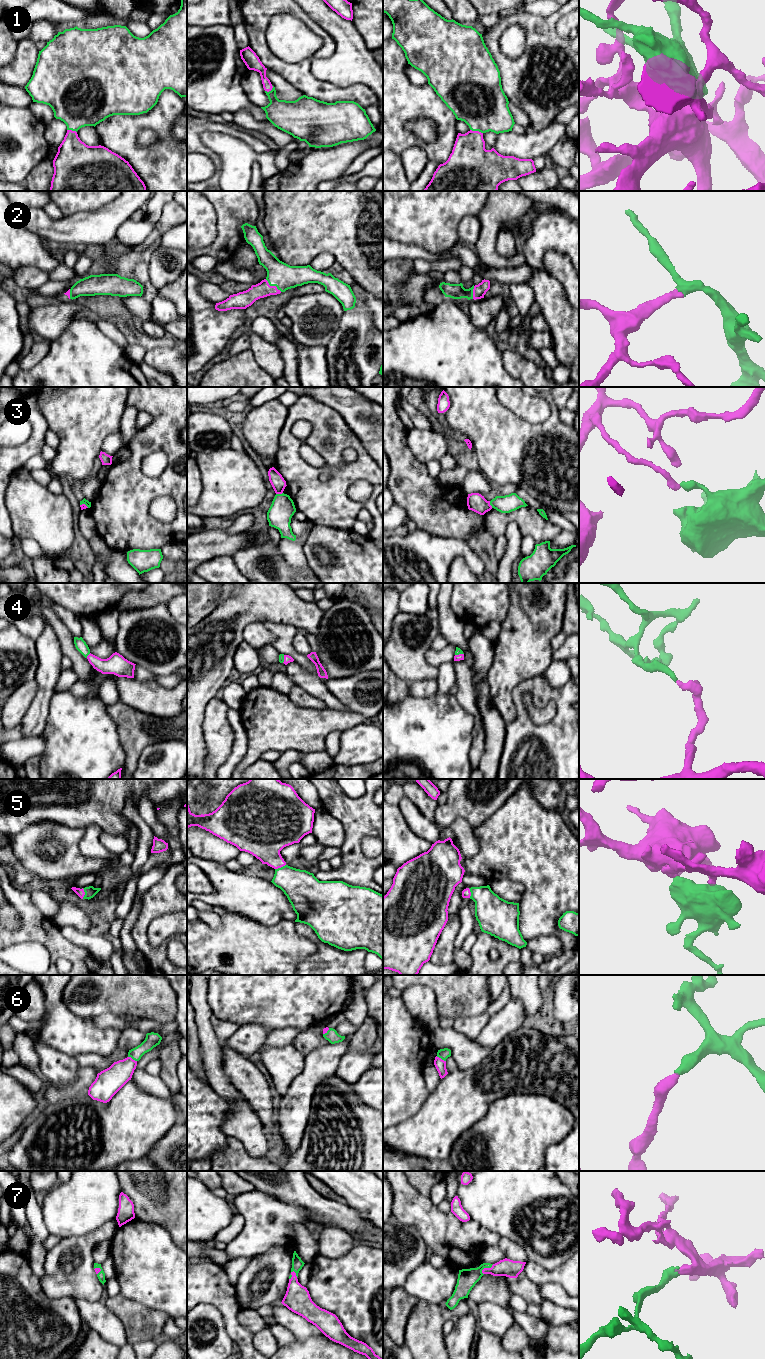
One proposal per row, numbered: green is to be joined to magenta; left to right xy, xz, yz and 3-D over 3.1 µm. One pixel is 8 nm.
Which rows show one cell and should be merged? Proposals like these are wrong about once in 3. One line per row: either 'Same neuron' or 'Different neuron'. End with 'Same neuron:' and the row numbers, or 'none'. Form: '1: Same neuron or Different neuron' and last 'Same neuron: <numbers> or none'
1: Same neuron
2: Same neuron
3: Different neuron
4: Same neuron
5: Same neuron
6: Same neuron
7: Same neuron
Same neuron: 1, 2, 4, 5, 6, 7

